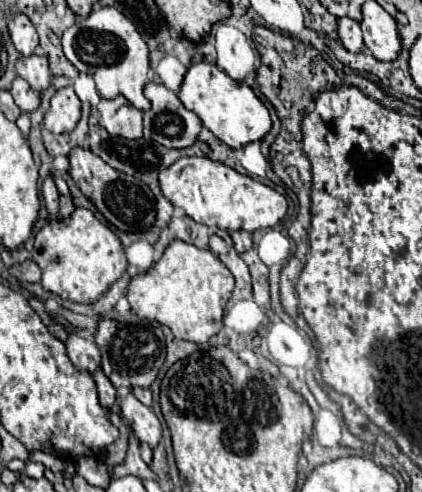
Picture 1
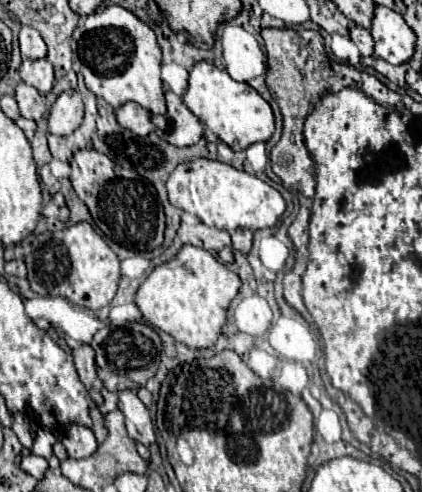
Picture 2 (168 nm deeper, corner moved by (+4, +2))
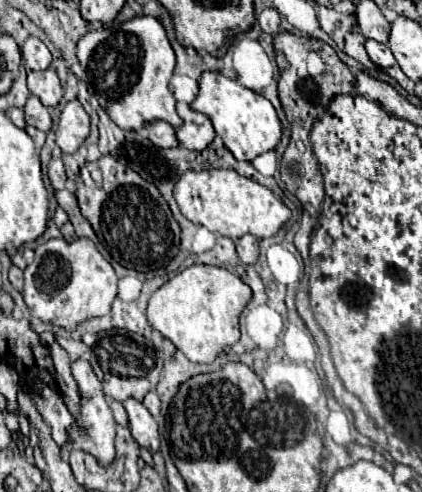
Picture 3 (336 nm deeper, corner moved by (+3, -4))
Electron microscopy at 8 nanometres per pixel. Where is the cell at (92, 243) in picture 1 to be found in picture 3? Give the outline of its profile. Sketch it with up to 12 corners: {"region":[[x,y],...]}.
{"region":[[49,239],[25,269],[31,317],[73,331],[111,313],[91,239]]}

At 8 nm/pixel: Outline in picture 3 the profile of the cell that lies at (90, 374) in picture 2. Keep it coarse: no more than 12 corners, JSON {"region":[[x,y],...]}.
{"region":[[83,359],[71,365],[81,413],[65,449],[111,465],[115,419],[103,385]]}

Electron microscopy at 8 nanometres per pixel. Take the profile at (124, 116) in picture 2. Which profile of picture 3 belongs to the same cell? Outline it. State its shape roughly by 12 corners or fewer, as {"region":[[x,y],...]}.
{"region":[[155,121],[149,139],[157,147],[177,147],[175,129],[167,121]]}

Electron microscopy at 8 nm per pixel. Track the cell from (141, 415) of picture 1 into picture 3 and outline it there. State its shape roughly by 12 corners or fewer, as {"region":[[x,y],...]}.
{"region":[[127,399],[133,439],[151,453],[159,451],[155,417],[141,401]]}

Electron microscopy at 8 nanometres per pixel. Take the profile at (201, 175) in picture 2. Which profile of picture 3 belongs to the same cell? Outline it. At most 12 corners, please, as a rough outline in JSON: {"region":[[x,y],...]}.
{"region":[[233,169],[187,171],[173,195],[189,221],[237,241],[291,217]]}

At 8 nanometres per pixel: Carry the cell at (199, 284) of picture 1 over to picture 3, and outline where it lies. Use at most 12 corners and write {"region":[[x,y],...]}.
{"region":[[191,265],[151,295],[147,319],[193,363],[239,341],[251,289]]}

